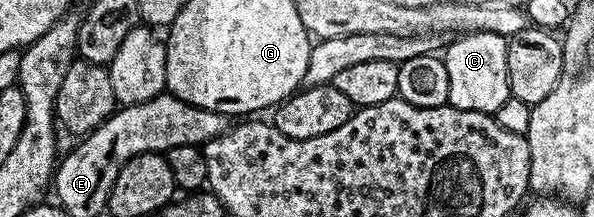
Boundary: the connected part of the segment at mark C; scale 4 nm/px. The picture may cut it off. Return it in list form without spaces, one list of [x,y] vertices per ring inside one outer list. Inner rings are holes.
[[[494,32],[460,34],[443,51],[446,76],[450,76],[450,96],[448,105],[459,110],[473,110],[483,114],[495,115],[496,110],[510,102],[508,92],[508,73],[506,72],[506,52],[508,38]]]

